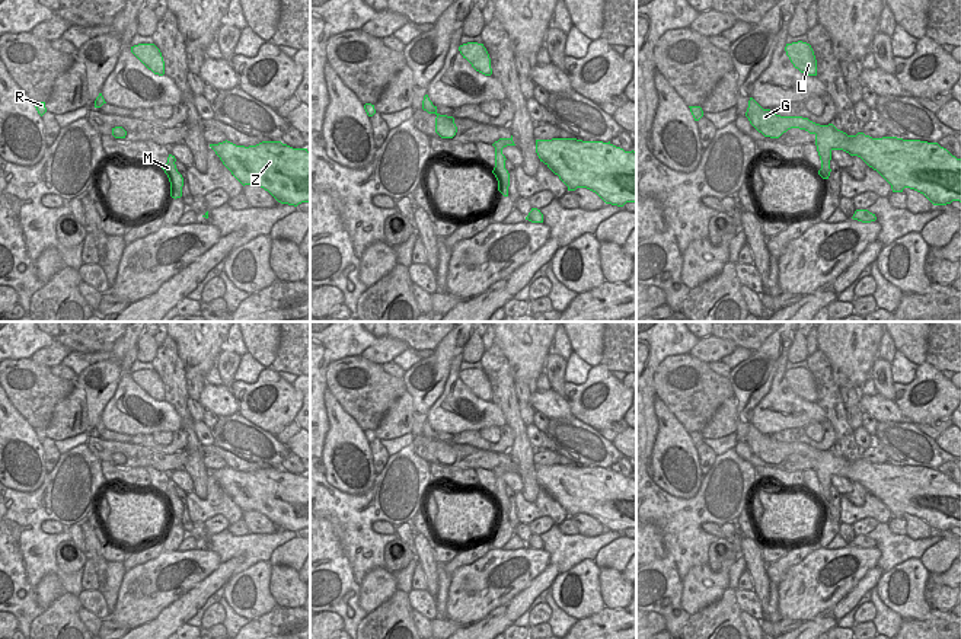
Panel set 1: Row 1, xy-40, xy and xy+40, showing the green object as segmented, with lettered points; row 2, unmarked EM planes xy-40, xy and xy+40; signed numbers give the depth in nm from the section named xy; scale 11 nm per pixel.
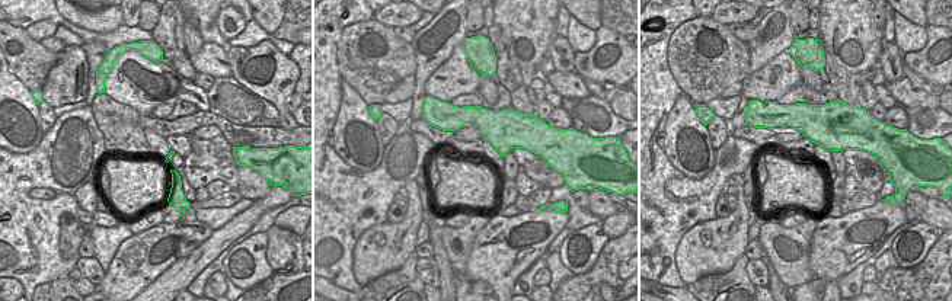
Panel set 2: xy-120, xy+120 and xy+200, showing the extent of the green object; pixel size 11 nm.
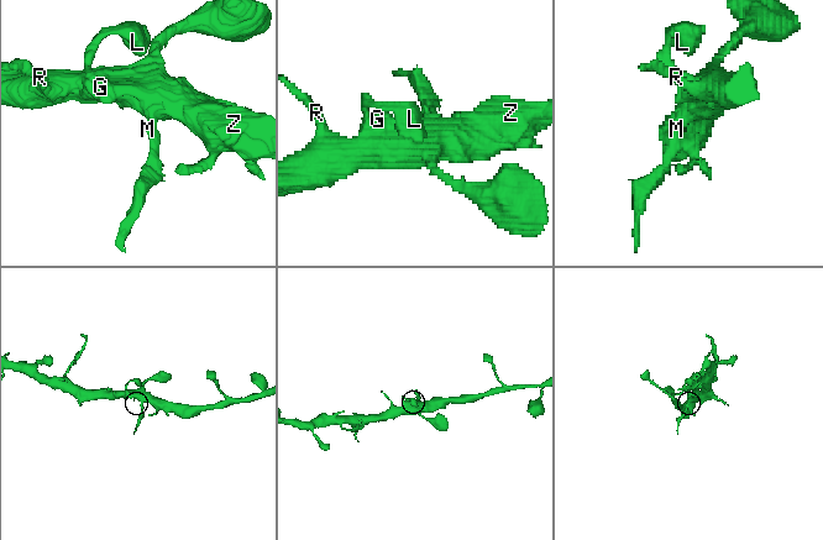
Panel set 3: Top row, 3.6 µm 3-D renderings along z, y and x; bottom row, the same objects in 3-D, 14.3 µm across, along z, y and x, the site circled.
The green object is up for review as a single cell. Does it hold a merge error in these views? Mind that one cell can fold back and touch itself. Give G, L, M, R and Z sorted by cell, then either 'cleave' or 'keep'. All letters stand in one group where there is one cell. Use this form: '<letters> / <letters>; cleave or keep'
G L M R Z; keep

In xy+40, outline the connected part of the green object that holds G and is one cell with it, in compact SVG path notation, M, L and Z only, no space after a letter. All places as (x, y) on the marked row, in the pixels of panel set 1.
M753 98L746 116L764 137L779 138L791 128L814 134L821 160L818 175L823 179L828 179L831 172L831 151L843 150L877 170L891 185L893 192L910 188L923 194L933 205L961 202L961 159L938 143L897 137L872 138L863 132L847 135L833 124L820 125L802 116L776 115L763 109Z

